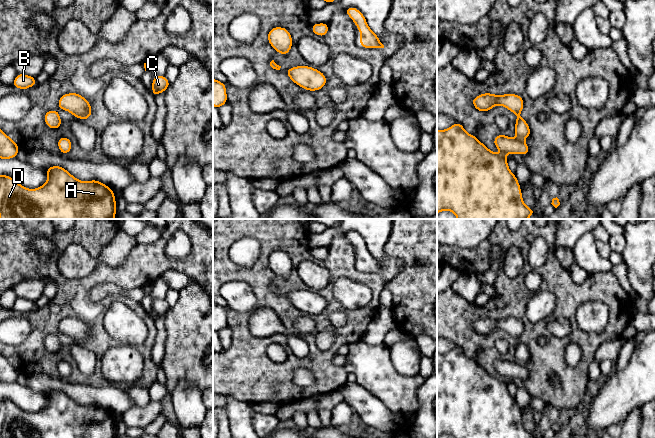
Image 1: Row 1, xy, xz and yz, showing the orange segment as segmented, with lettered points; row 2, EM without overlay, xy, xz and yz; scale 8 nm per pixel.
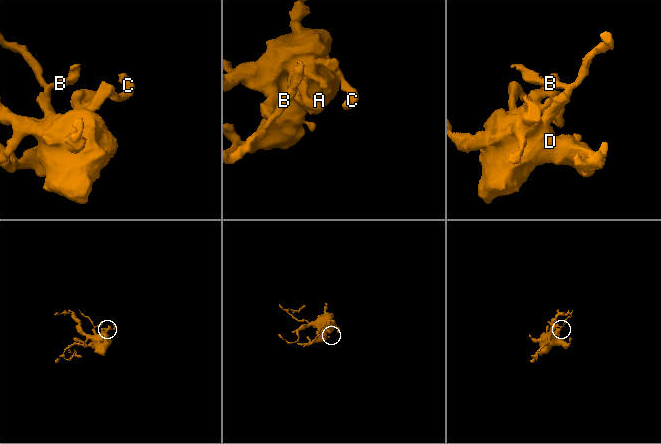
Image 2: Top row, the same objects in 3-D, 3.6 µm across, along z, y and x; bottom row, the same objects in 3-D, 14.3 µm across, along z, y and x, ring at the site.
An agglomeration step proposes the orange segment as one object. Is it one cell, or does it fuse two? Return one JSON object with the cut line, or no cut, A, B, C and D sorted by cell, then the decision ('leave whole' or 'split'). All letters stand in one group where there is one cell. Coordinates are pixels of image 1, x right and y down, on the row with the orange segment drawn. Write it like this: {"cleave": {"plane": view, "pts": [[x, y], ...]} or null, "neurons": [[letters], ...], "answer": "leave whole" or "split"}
{"cleave": null, "neurons": [["A", "B", "C", "D"]], "answer": "leave whole"}

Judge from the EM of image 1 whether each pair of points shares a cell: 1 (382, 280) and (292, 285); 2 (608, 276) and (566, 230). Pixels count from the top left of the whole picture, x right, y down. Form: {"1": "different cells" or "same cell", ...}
{"1": "same cell", "2": "different cells"}

